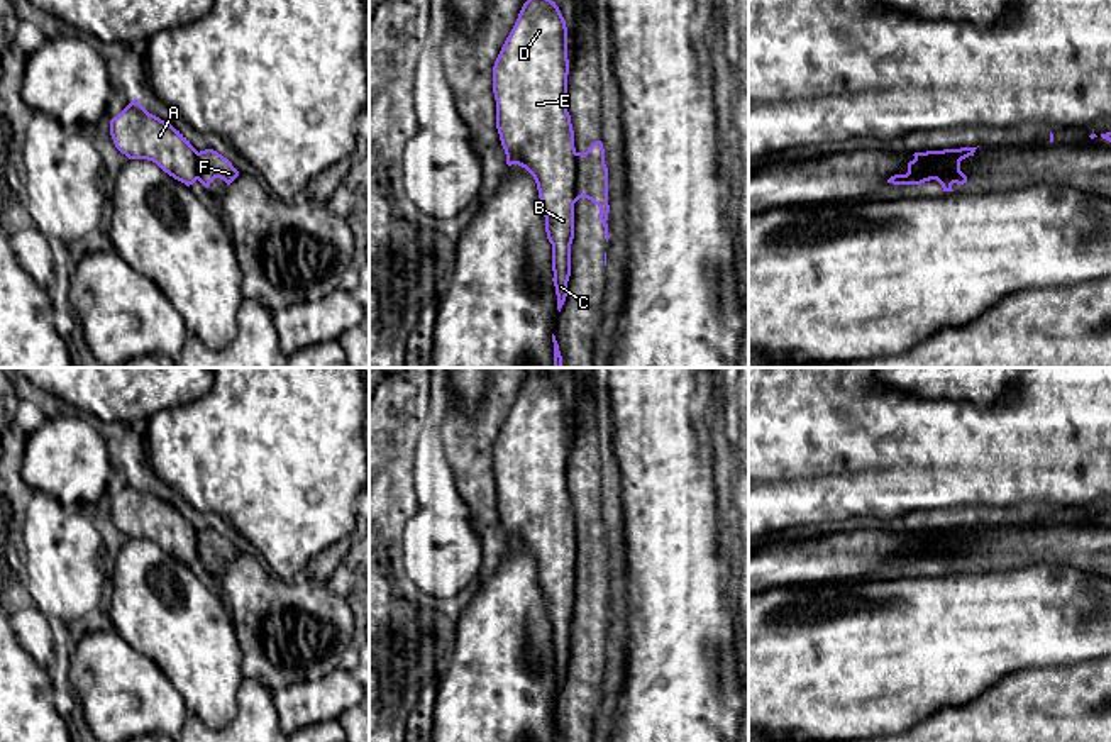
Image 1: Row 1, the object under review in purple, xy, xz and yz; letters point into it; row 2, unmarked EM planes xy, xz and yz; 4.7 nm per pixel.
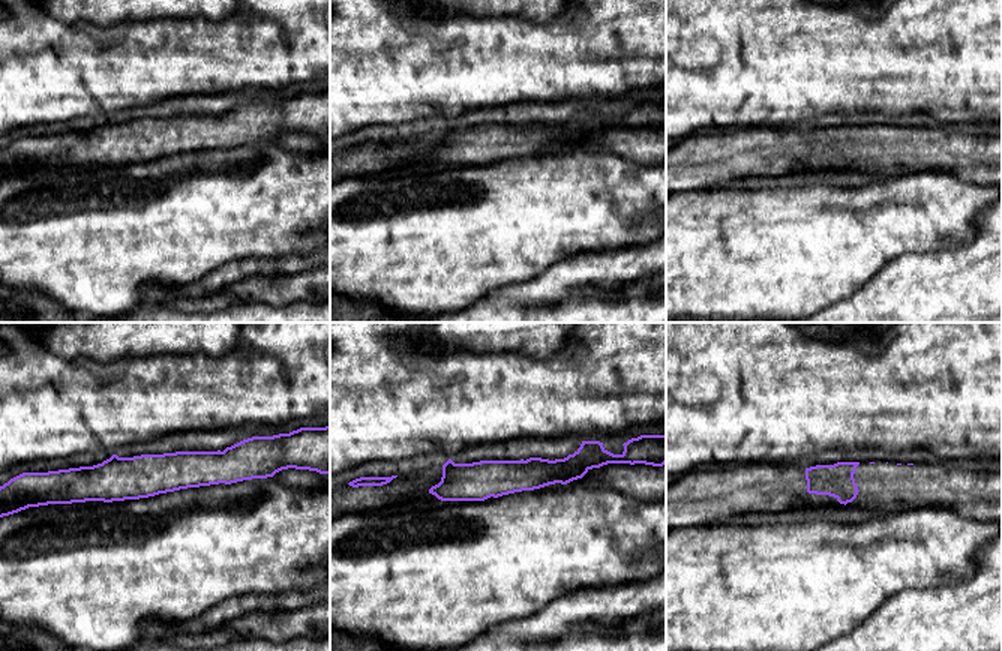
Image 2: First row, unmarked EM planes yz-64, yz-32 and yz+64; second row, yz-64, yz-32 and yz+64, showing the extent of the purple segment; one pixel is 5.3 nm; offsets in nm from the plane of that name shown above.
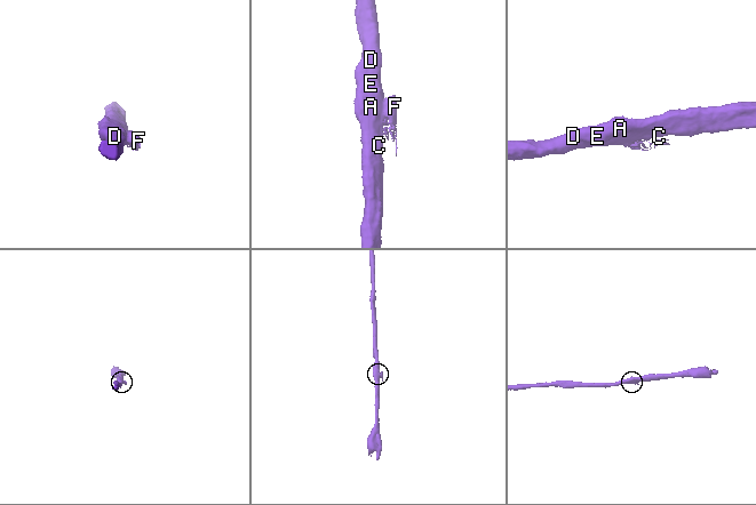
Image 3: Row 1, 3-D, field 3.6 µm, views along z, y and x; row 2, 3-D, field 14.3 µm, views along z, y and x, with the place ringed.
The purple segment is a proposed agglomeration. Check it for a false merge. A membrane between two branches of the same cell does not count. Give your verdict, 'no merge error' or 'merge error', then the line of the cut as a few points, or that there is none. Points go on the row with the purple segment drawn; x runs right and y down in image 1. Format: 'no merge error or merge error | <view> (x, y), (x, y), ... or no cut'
merge error | xz (576, 153), (573, 202)

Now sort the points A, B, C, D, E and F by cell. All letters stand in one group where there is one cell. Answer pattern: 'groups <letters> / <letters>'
groups A B C D E / F

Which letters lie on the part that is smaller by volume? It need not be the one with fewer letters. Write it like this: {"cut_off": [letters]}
{"cut_off": ["F"]}

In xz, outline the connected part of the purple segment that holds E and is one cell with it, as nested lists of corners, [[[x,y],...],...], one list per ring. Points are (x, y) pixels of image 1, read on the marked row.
[[[527,0],[493,66],[496,129],[506,164],[525,168],[535,180],[552,244],[552,271],[561,312],[571,276],[571,244],[574,235],[576,147],[567,112],[567,27],[552,0]]]

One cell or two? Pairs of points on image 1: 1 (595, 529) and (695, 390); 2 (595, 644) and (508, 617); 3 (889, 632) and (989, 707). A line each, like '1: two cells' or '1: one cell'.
1: two cells
2: two cells
3: two cells

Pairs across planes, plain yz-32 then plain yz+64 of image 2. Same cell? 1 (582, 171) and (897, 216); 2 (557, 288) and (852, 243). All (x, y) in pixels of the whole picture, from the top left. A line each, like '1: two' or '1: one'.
1: one
2: two

